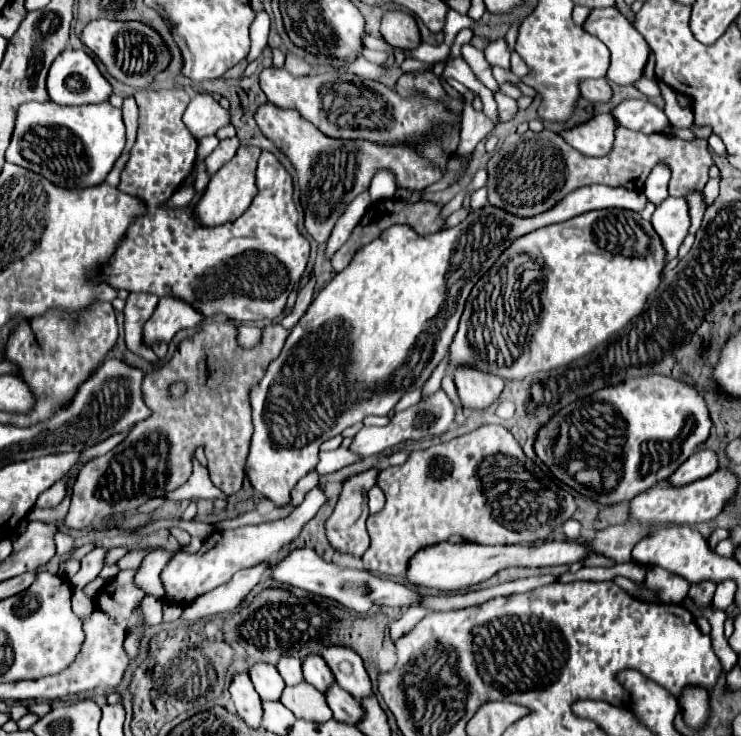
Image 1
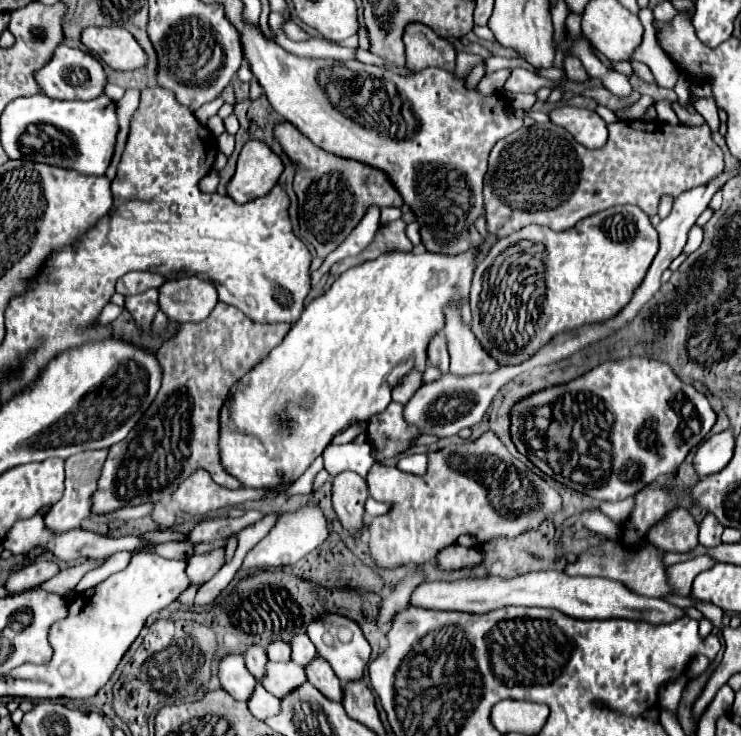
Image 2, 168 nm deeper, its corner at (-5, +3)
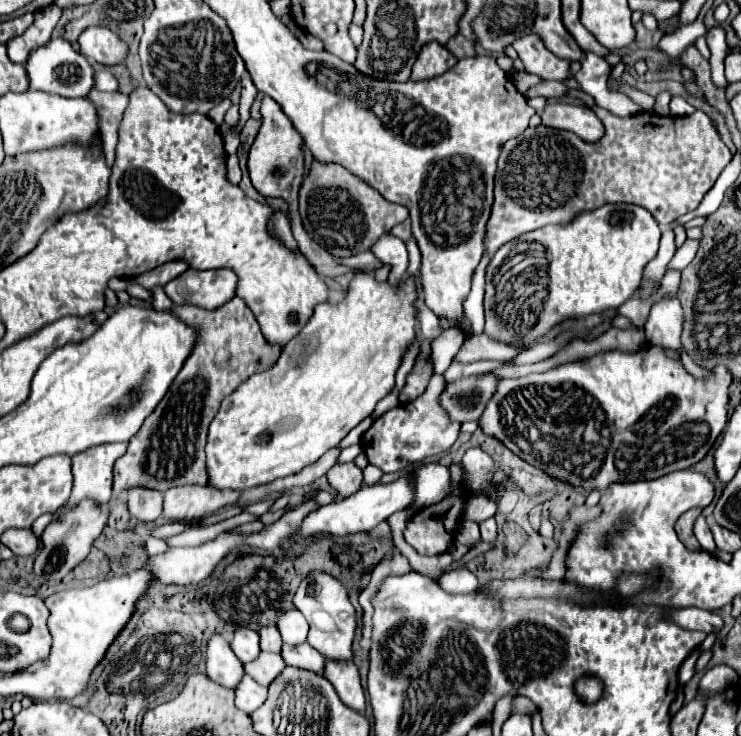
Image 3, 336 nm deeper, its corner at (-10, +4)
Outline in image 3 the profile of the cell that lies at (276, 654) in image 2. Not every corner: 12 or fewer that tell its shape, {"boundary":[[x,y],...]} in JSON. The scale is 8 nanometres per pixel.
{"boundary":[[276,627],[260,631],[262,651],[280,653],[282,637]]}

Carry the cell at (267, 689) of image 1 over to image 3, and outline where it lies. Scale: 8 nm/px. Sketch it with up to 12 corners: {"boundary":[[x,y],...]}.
{"boundary":[[238,629],[230,645],[242,663],[260,655],[260,635]]}

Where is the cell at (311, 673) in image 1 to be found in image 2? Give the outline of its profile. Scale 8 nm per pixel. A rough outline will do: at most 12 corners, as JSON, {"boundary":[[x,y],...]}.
{"boundary":[[303,632],[291,638],[291,660],[309,664],[317,654]]}

